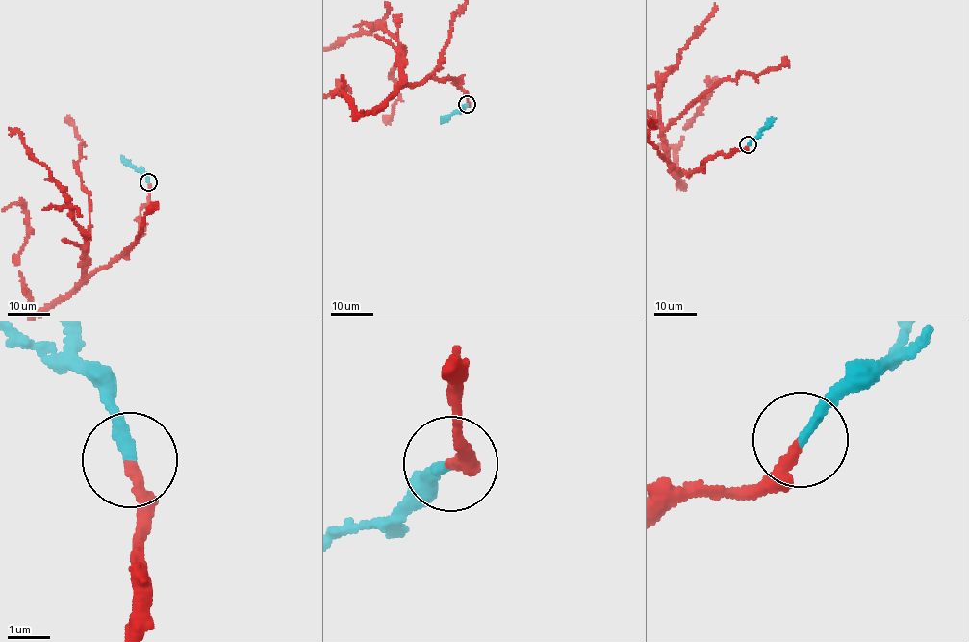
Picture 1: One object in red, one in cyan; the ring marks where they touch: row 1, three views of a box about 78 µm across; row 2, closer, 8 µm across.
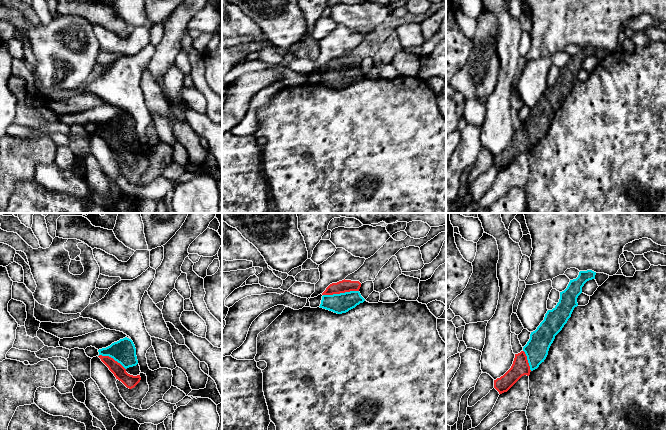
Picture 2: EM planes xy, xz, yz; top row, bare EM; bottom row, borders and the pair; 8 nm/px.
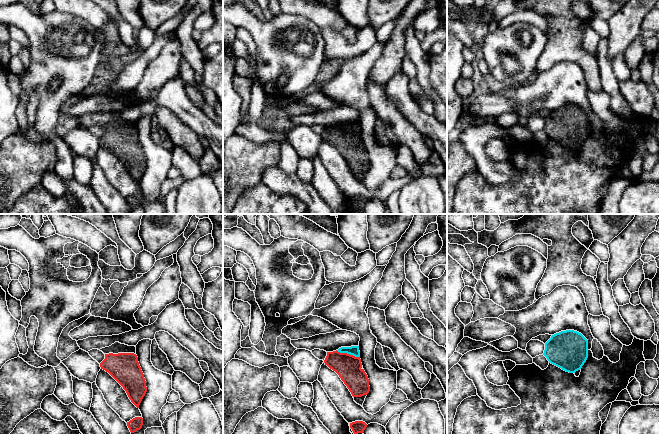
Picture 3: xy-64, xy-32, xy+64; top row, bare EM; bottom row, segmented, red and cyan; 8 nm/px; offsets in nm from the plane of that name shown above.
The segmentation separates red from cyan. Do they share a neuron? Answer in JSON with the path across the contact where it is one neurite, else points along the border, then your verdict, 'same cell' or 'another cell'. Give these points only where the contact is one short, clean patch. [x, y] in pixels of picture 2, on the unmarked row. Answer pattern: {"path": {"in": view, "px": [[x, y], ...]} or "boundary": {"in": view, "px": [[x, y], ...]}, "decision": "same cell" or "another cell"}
{"path": {"in": "xz", "px": [[343, 62], [340, 68], [340, 79]]}, "decision": "same cell"}

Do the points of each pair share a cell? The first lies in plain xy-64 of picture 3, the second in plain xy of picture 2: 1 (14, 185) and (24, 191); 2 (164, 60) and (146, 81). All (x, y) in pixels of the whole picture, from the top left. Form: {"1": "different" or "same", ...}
{"1": "different", "2": "different"}

